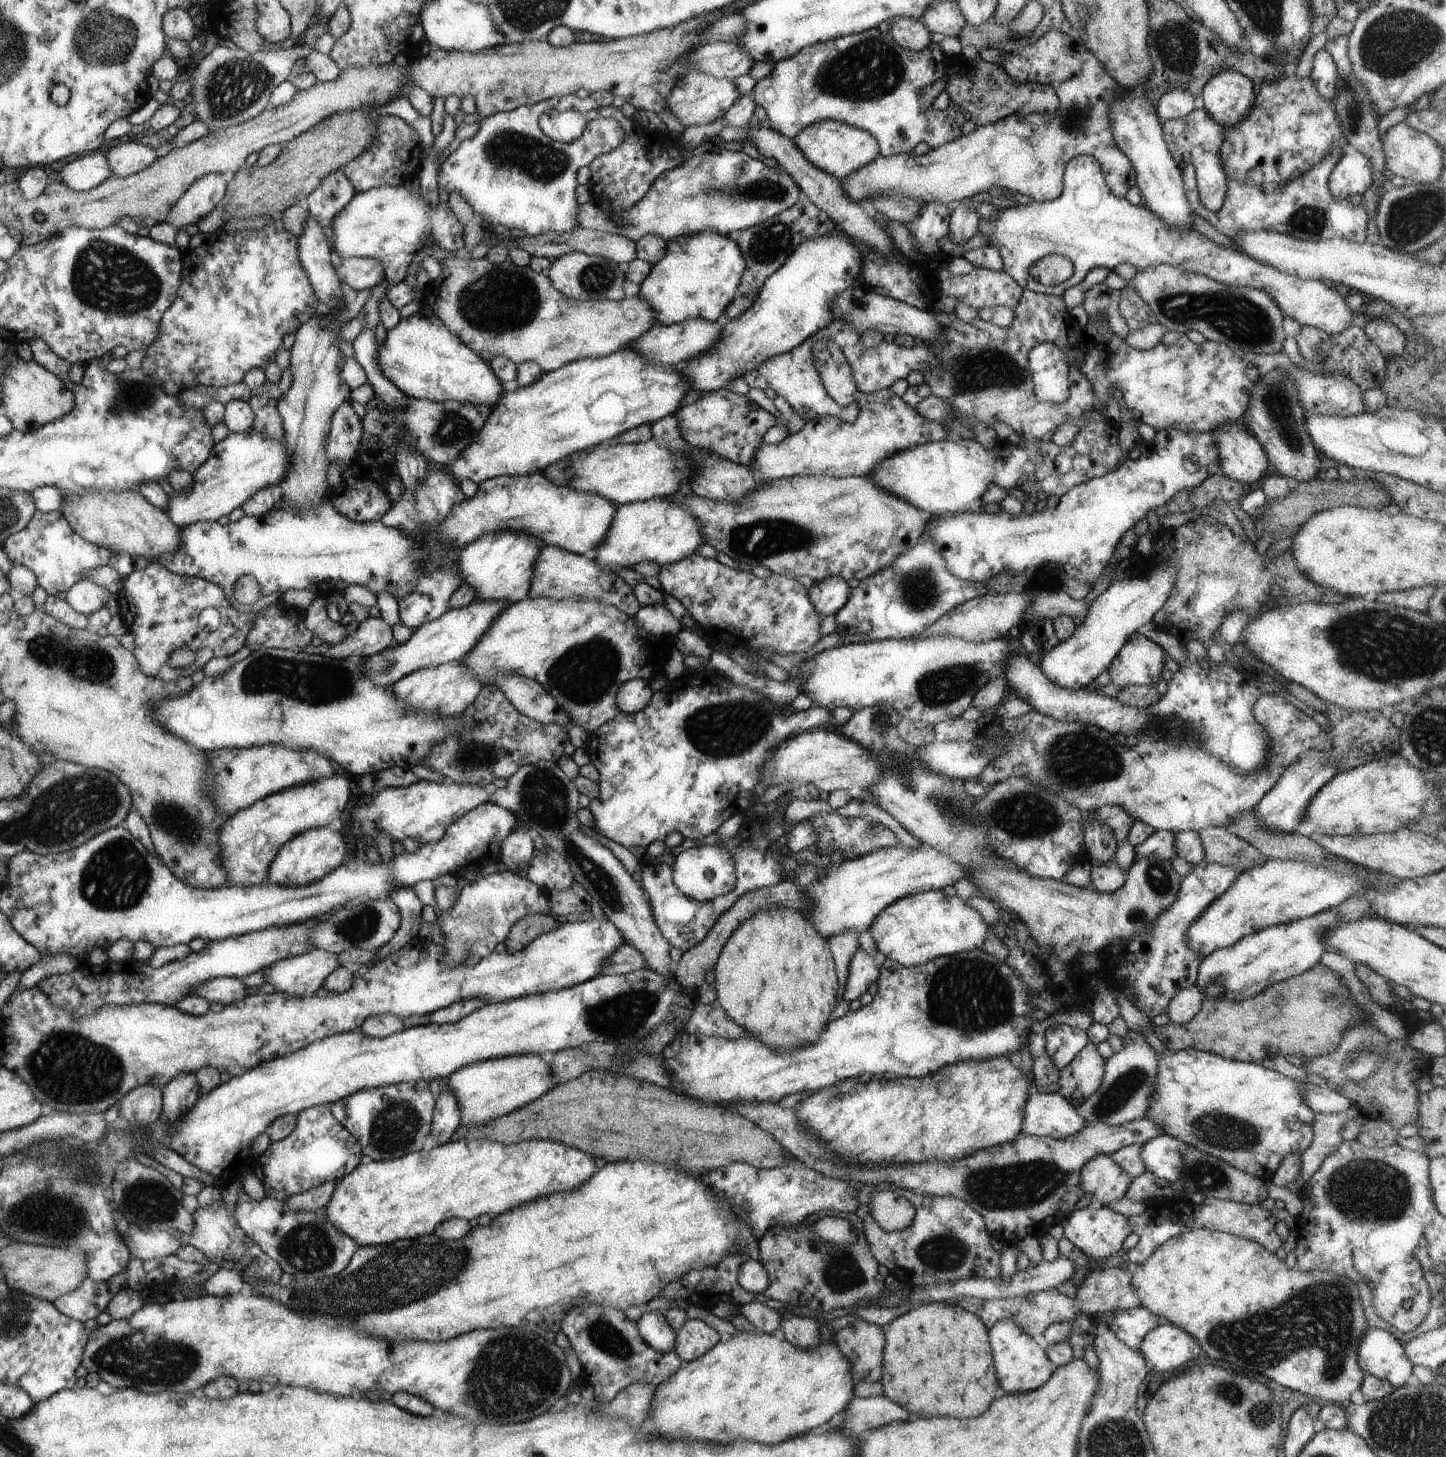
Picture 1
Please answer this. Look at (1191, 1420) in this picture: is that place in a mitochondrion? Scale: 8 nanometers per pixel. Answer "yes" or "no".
no

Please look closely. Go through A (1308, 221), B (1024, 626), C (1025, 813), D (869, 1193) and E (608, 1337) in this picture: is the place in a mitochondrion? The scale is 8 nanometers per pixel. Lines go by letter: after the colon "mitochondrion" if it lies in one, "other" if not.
A: mitochondrion
B: other
C: mitochondrion
D: other
E: mitochondrion

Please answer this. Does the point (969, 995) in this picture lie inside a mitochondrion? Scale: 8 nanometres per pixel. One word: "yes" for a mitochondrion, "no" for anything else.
yes

